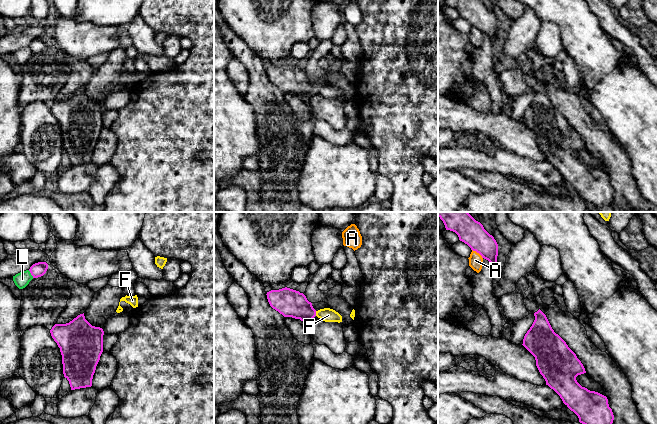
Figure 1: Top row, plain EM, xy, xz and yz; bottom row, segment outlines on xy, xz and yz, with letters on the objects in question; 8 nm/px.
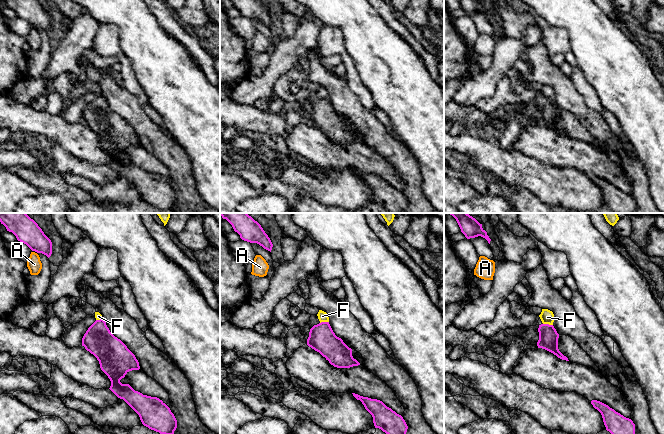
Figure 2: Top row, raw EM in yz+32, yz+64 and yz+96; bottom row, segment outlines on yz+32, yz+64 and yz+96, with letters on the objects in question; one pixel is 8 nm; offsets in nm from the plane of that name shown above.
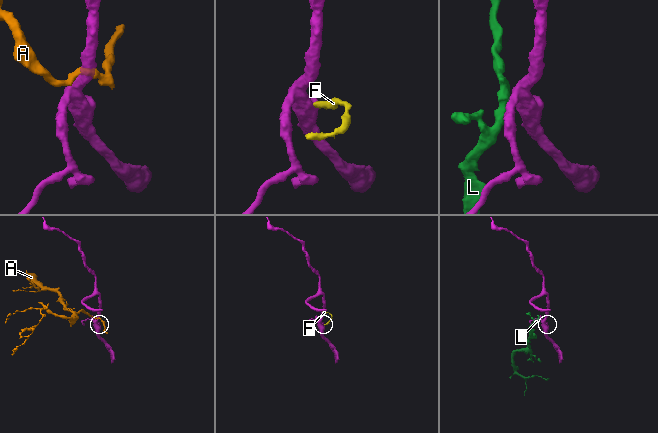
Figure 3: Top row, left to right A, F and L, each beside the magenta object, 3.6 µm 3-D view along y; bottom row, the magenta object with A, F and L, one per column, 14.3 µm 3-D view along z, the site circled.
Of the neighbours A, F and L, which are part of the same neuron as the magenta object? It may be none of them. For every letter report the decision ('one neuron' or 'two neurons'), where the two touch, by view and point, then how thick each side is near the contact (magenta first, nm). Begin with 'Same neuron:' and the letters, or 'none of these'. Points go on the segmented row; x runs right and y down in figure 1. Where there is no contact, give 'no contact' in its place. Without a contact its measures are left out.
Same neuron: none of these
A: two neurons; contact yz (478, 252); calibres 200 and 110 nm
F: two neurons; contact xz (315, 313); calibres 220 and 110 nm
L: two neurons; contact xy (31, 274); calibres 110 and 120 nm

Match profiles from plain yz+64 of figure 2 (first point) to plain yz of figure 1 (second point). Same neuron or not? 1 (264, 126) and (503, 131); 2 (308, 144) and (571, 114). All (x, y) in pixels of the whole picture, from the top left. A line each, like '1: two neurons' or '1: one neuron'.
1: one neuron
2: two neurons

